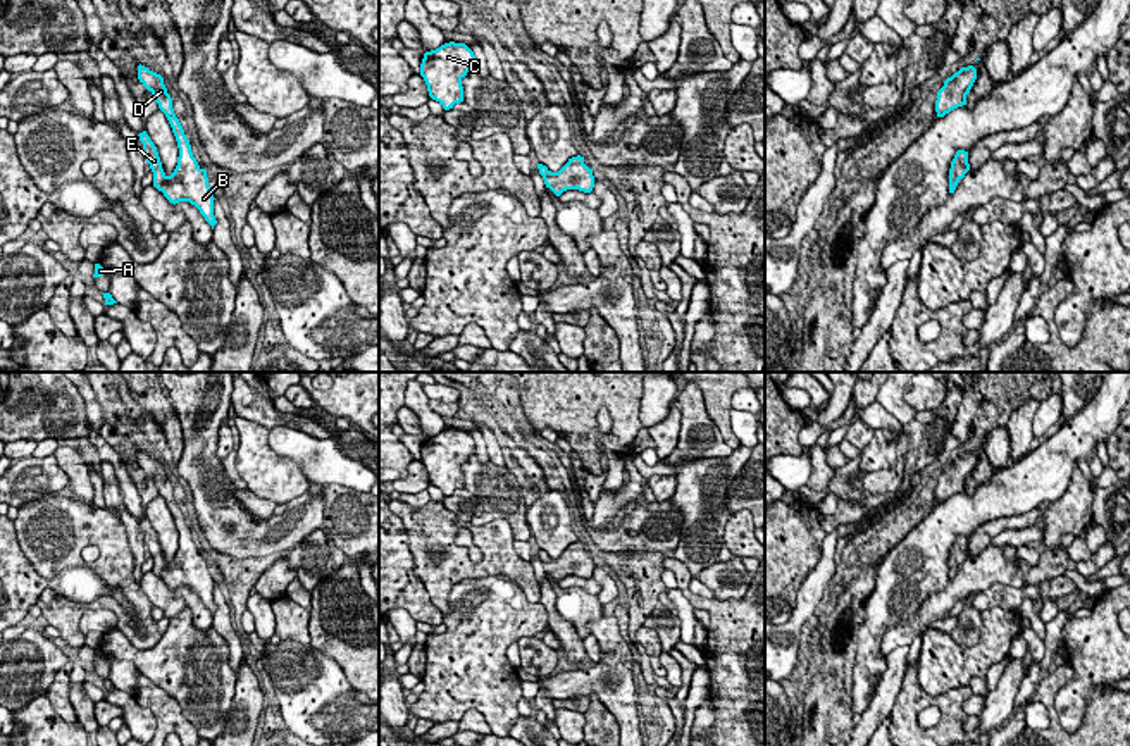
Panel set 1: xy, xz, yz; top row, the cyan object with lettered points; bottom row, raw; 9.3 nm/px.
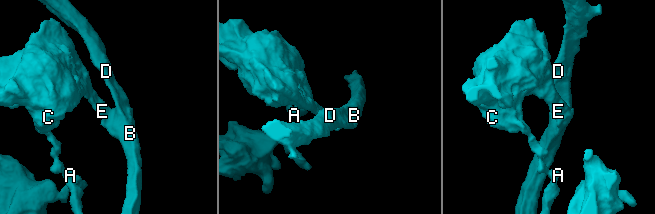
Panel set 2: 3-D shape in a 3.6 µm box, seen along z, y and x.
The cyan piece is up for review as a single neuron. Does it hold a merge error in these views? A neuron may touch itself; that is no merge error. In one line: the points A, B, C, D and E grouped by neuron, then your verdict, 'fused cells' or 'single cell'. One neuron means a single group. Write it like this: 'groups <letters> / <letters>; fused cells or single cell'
groups A B C D E; single cell

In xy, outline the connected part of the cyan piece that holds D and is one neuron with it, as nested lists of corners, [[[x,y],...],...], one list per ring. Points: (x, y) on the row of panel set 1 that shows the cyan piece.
[[[140,64],[138,79],[155,96],[158,109],[165,114],[172,127],[179,148],[177,165],[174,172],[167,176],[162,169],[157,146],[146,131],[138,134],[140,141],[143,143],[143,155],[153,172],[153,186],[174,205],[179,202],[189,202],[195,205],[214,229],[217,224],[214,215],[215,198],[208,186],[207,171],[202,169],[193,157],[189,140],[186,138],[184,129],[174,114],[172,98],[167,93],[164,78]]]

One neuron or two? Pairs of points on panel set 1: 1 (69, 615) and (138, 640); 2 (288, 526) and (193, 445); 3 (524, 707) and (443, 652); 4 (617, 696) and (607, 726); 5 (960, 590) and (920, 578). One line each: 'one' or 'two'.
1: one
2: one
3: two
4: two
5: two

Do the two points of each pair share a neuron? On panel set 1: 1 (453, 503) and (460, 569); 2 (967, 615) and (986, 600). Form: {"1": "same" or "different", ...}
{"1": "different", "2": "different"}

